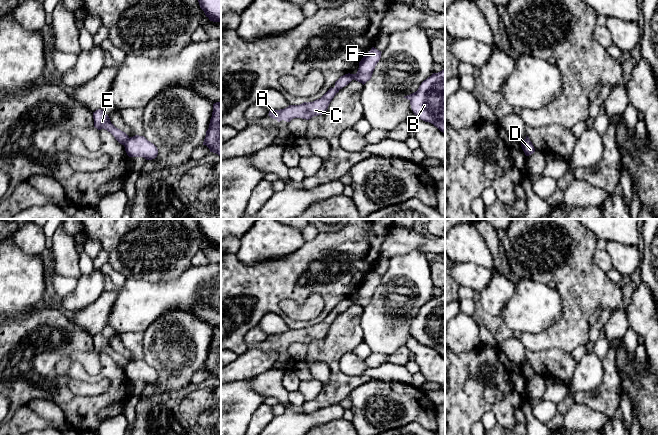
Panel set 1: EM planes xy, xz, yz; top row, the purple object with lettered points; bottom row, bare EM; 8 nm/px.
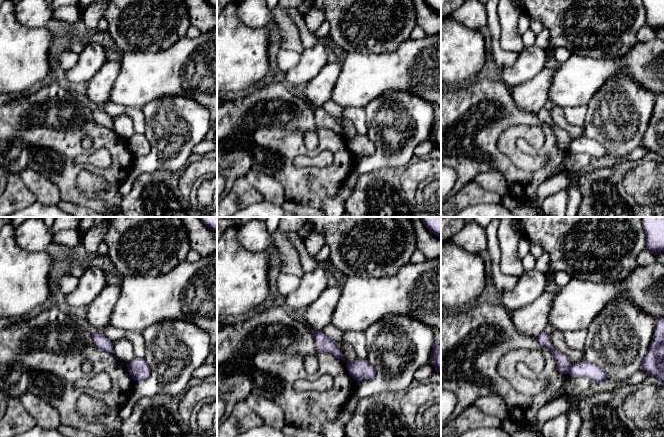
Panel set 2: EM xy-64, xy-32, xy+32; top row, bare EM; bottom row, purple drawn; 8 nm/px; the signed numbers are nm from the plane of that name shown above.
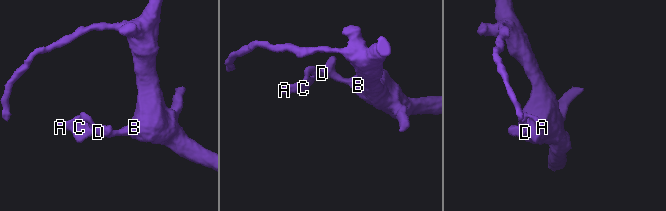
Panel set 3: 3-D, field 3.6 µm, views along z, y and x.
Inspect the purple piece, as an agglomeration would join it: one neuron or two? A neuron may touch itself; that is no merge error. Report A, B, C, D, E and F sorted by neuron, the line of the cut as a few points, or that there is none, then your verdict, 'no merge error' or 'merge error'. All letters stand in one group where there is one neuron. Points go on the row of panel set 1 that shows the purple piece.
A C E / B D F | xy (129, 138), (124, 145) | merge error

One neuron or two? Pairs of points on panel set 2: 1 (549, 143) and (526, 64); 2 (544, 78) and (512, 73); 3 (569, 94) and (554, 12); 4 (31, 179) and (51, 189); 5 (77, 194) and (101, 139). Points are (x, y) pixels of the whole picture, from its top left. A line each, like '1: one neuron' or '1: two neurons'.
1: two neurons
2: two neurons
3: two neurons
4: one neuron
5: one neuron

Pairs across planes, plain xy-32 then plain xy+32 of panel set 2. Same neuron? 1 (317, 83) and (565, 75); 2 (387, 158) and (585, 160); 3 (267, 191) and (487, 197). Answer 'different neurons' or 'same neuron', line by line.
1: different neurons
2: different neurons
3: different neurons

